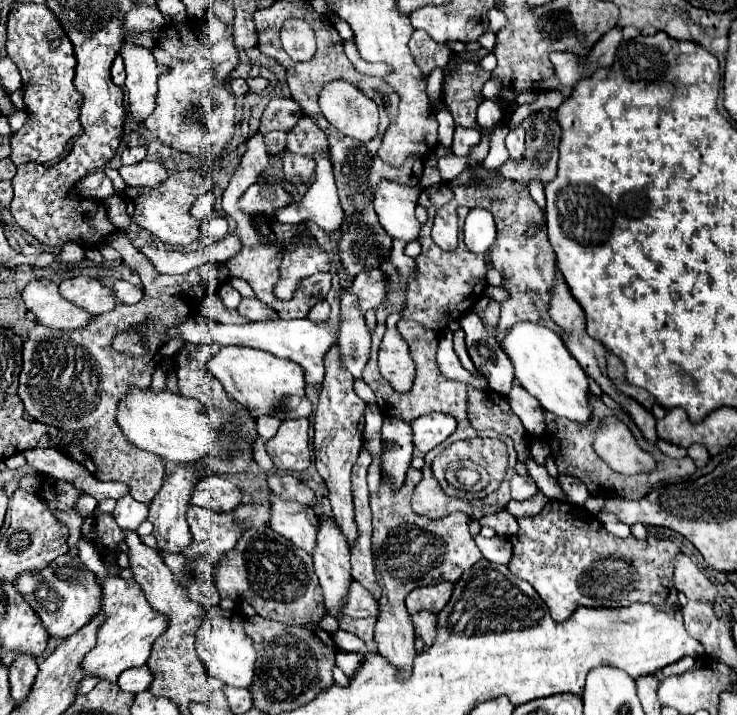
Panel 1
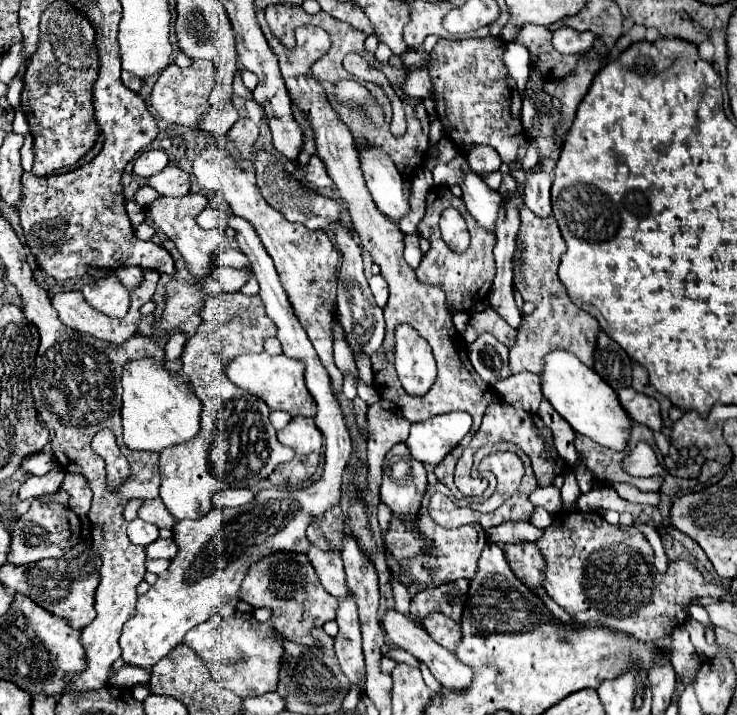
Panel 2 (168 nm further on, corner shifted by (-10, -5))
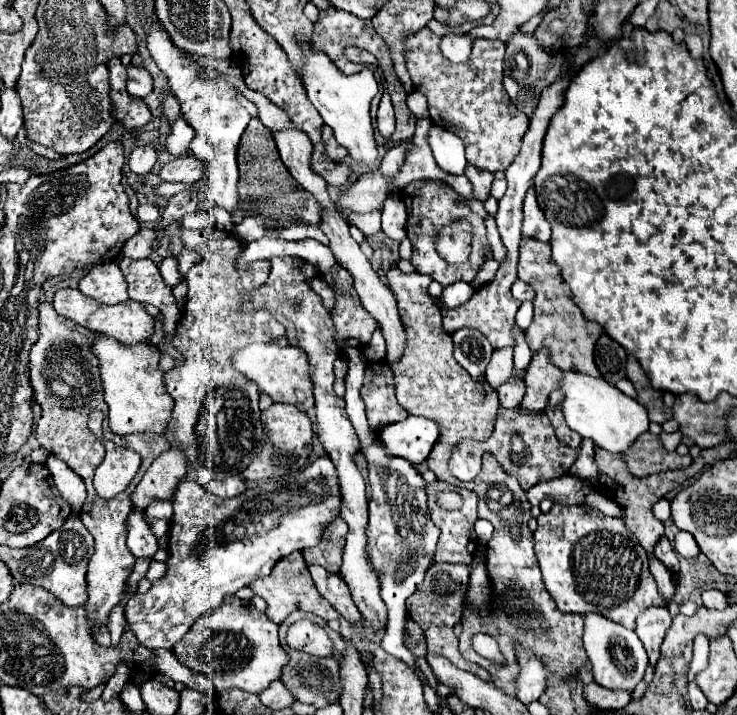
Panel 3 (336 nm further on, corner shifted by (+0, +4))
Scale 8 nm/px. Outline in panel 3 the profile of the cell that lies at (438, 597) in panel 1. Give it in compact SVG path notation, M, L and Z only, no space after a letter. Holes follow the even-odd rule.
M432 564L426 572L424 582L406 602L410 618L422 630L428 628L430 624L444 624L444 626L458 624L462 618L462 602L468 588L468 574L470 574L470 568L464 564Z

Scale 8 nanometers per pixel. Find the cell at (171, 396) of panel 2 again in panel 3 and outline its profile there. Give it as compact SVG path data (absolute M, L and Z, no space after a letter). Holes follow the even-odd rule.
M102 336L94 344L94 352L100 358L100 376L108 404L110 430L120 436L138 432L162 434L172 414L172 396L164 386L164 372L160 370L162 352L150 342L144 346L124 346L108 336Z

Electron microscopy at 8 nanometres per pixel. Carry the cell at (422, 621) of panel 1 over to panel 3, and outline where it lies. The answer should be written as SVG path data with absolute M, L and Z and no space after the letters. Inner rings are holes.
M428 626L428 630L424 632L426 636L426 642L428 642L428 650L430 652L436 652L436 654L442 654L446 656L452 664L456 664L458 668L464 668L464 670L470 670L472 674L476 674L478 678L490 682L490 674L476 666L476 664L470 664L468 660L462 658L460 650L458 650L458 638L454 634L454 628L450 626Z

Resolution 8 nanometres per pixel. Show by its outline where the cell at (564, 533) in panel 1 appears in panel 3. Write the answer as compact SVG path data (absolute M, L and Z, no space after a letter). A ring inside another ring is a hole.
M554 504L548 514L538 516L538 522L534 550L546 590L560 612L596 612L634 630L638 614L646 608L670 604L670 600L660 596L656 580L648 570L648 554L624 526L624 520L604 516L588 504Z

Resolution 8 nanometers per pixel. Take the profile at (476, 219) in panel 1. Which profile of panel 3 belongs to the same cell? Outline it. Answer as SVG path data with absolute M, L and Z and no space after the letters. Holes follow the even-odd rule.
M440 126L430 128L430 136L428 136L430 148L434 152L436 164L454 176L464 174L464 166L466 166L466 156L464 156L464 144L460 142L460 138Z

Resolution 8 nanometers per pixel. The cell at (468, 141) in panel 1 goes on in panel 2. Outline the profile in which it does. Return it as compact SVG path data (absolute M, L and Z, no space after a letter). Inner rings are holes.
M474 147L474 151L470 151L468 155L468 163L470 167L478 173L478 175L486 175L486 173L494 173L500 169L500 157L492 147Z

